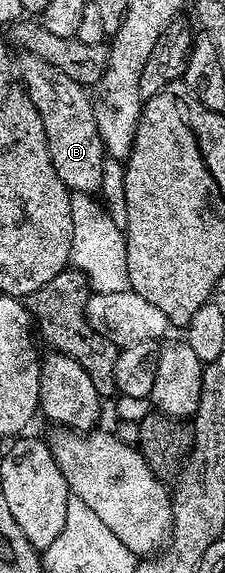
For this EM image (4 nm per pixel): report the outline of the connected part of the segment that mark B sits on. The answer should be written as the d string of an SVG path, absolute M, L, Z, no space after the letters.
M20 52L17 73L27 98L35 104L39 118L45 127L47 150L59 181L65 183L71 193L98 194L102 187L102 167L105 160L103 140L97 131L97 119L93 115L92 98L84 86L69 75L57 73L55 68L37 59L32 53Z

